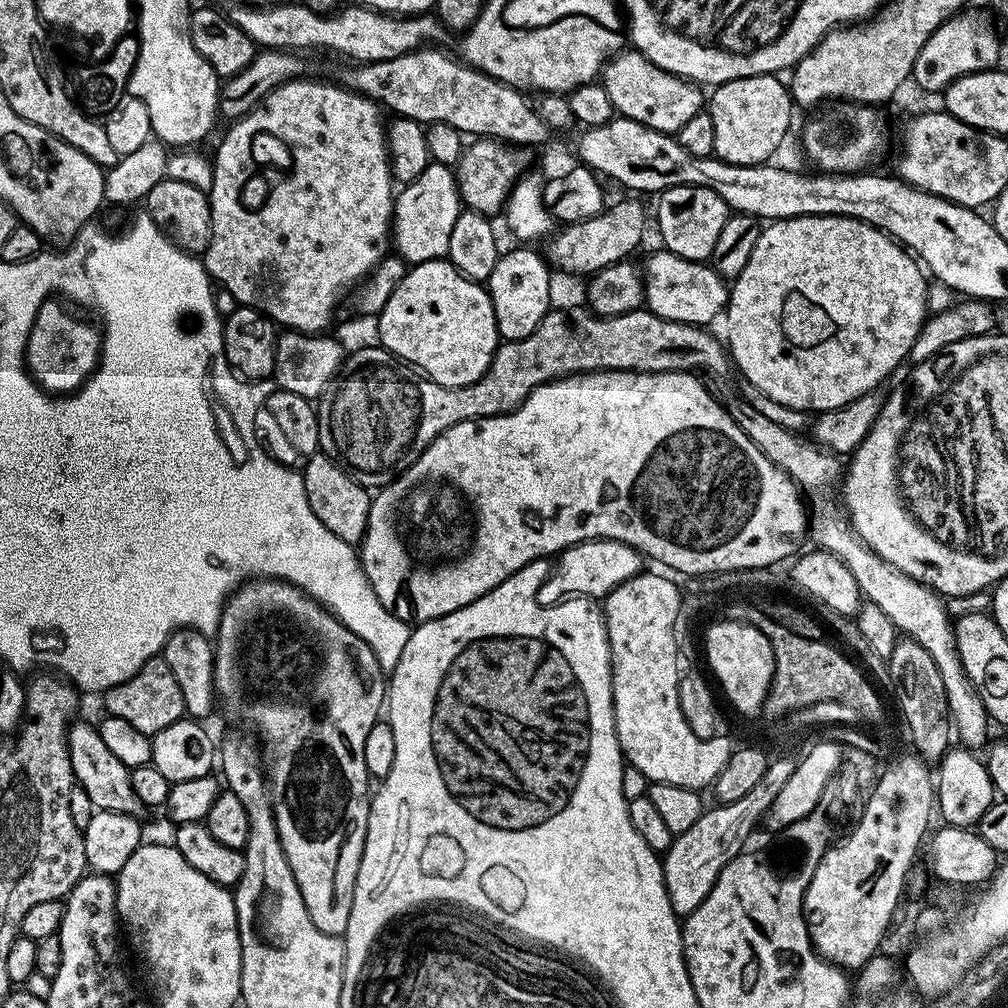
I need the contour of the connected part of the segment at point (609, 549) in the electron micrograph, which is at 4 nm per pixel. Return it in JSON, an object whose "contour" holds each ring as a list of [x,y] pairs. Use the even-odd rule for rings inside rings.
{"contour":[[[583,540],[580,544],[571,544],[555,557],[548,579],[536,592],[536,602],[541,608],[550,608],[569,598],[606,597],[618,586],[622,586],[622,582],[640,575],[640,563],[640,553],[617,540]]]}

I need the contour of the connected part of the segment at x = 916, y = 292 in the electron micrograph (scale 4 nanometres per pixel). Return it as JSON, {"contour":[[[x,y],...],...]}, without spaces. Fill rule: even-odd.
{"contour":[[[803,216],[789,220],[773,220],[761,231],[760,237],[754,242],[746,266],[730,284],[726,309],[726,317],[728,316],[726,348],[730,353],[731,363],[735,367],[736,364],[740,367],[741,374],[745,376],[743,379],[747,383],[753,384],[759,392],[774,398],[774,402],[782,406],[797,408],[799,412],[805,414],[832,412],[835,408],[841,408],[862,398],[868,392],[876,392],[879,384],[903,360],[907,361],[911,357],[914,338],[918,338],[924,321],[929,315],[928,286],[925,269],[917,263],[913,253],[897,244],[892,237],[879,232],[877,228],[871,228],[861,220],[845,216]]]}

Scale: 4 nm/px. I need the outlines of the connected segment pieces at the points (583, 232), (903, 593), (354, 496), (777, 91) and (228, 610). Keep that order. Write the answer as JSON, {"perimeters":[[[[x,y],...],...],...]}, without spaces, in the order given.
{"perimeters":[[[[628,199],[632,200],[620,200],[617,204],[609,203],[603,212],[589,220],[563,225],[559,229],[561,232],[557,231],[547,241],[547,259],[553,265],[556,263],[557,269],[573,274],[601,272],[606,266],[629,259],[633,255],[631,252],[644,240],[644,227],[647,224],[649,227],[650,216],[649,213],[648,216],[644,213],[643,206],[636,201],[639,199]]],[[[824,496],[817,498],[816,516],[814,512],[814,519],[810,524],[810,540],[811,536],[816,543],[813,545],[819,551],[834,554],[847,566],[850,574],[854,574],[854,582],[858,582],[861,597],[867,603],[878,606],[878,610],[882,610],[882,614],[886,614],[886,618],[892,620],[897,633],[921,644],[929,652],[942,676],[947,715],[950,717],[955,739],[966,749],[979,750],[980,747],[983,749],[989,743],[990,717],[978,690],[964,672],[963,662],[956,650],[954,624],[952,620],[948,621],[948,612],[944,609],[945,601],[932,589],[914,583],[903,576],[897,568],[891,568],[887,562],[872,553],[857,536],[837,501],[835,504]]],[[[323,454],[311,456],[304,464],[302,475],[310,510],[318,514],[318,522],[322,522],[322,526],[326,526],[330,534],[338,534],[338,538],[342,538],[347,544],[359,545],[364,538],[372,505],[369,489],[363,488],[340,465],[332,463],[330,457]]],[[[776,74],[751,76],[719,85],[710,96],[707,112],[714,118],[714,155],[728,164],[750,166],[773,159],[792,124],[794,101]]],[[[253,578],[251,580],[244,581],[231,596],[224,602],[224,609],[220,611],[220,625],[216,627],[214,633],[214,651],[216,657],[212,663],[212,686],[215,695],[237,716],[240,720],[245,720],[254,731],[260,735],[261,740],[264,742],[265,748],[262,748],[263,753],[266,755],[266,779],[268,781],[268,794],[272,798],[272,809],[274,810],[274,818],[276,819],[276,826],[278,828],[278,838],[282,842],[282,850],[286,854],[286,862],[290,862],[290,870],[294,874],[294,882],[298,882],[298,890],[302,894],[302,902],[306,906],[306,910],[310,914],[310,922],[314,922],[314,926],[318,926],[318,930],[322,930],[326,934],[331,936],[343,937],[348,931],[348,923],[350,922],[350,906],[354,902],[354,886],[356,885],[356,879],[358,878],[358,866],[362,862],[362,850],[364,849],[364,839],[366,838],[366,830],[368,829],[368,805],[370,803],[370,788],[368,792],[368,783],[370,783],[370,777],[366,770],[366,758],[364,757],[364,751],[366,750],[366,734],[370,734],[370,726],[374,726],[378,723],[382,716],[382,705],[386,700],[386,684],[382,679],[382,673],[380,667],[376,664],[376,656],[366,646],[364,640],[358,639],[353,632],[348,628],[343,628],[340,625],[339,620],[333,618],[325,609],[321,608],[311,596],[308,596],[305,592],[295,588],[292,584],[289,584],[283,580],[265,580],[263,578]]]]}

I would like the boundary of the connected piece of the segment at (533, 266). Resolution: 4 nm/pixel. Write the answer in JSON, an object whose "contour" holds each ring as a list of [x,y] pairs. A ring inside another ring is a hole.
{"contour":[[[516,246],[513,252],[506,251],[499,257],[493,273],[486,281],[488,296],[494,306],[496,331],[501,341],[521,340],[530,334],[542,322],[542,318],[550,311],[550,278],[552,272],[545,257],[531,252],[531,247]]]}

